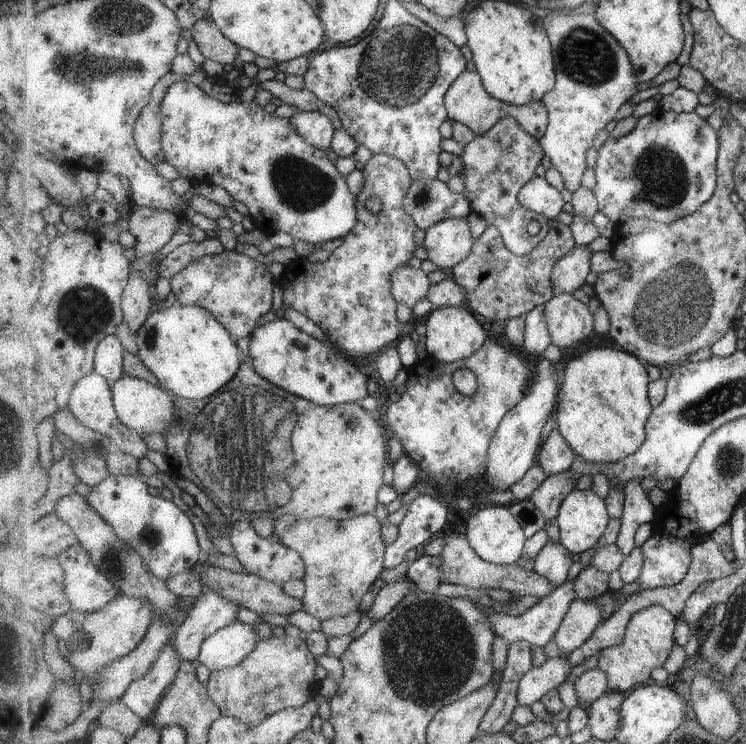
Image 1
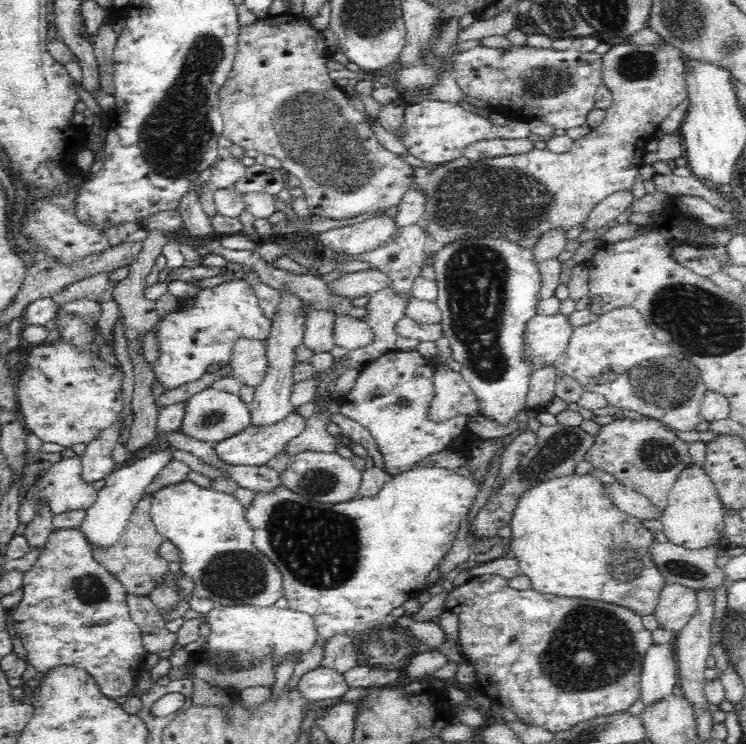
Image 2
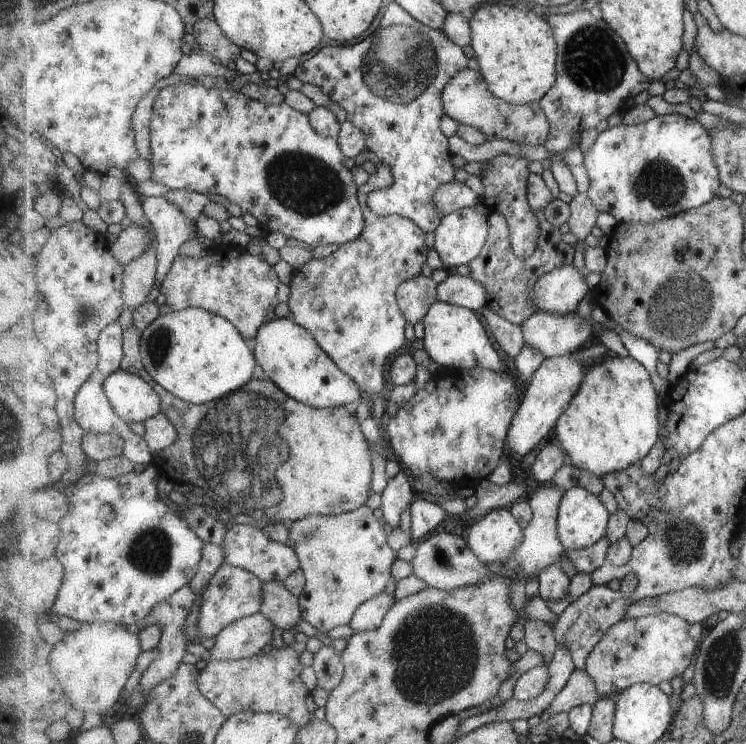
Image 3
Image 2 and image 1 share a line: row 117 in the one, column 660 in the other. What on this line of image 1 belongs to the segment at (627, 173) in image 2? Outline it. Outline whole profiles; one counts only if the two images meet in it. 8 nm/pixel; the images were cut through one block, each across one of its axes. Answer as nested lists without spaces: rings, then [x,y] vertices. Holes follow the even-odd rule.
[[[661,604],[649,606],[633,614],[627,625],[625,642],[600,650],[599,668],[607,672],[611,691],[629,693],[640,685],[651,682],[653,670],[665,666],[675,648],[675,624],[679,617]]]

